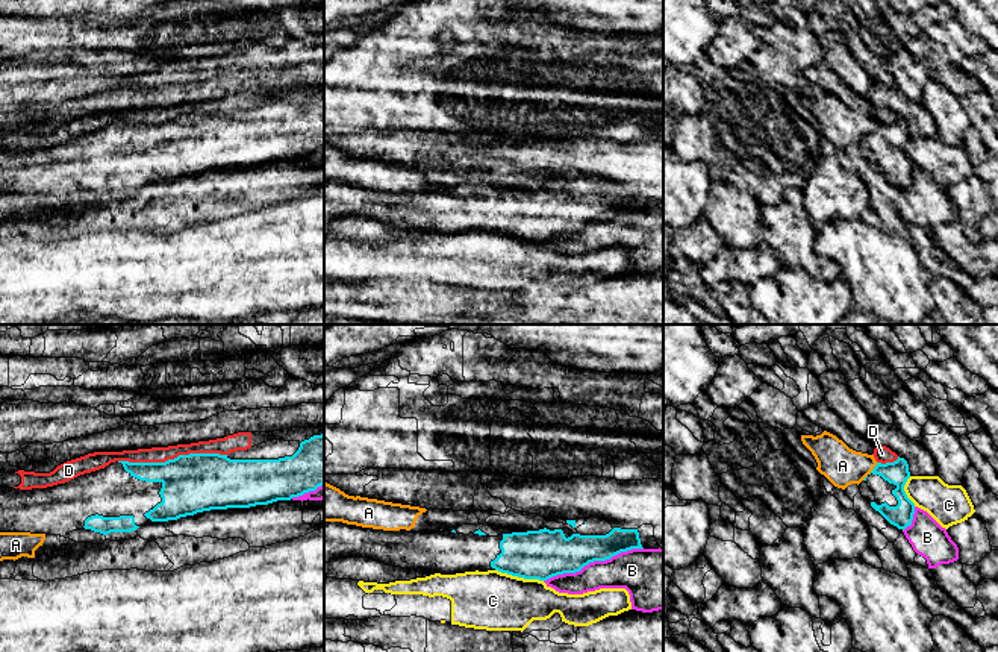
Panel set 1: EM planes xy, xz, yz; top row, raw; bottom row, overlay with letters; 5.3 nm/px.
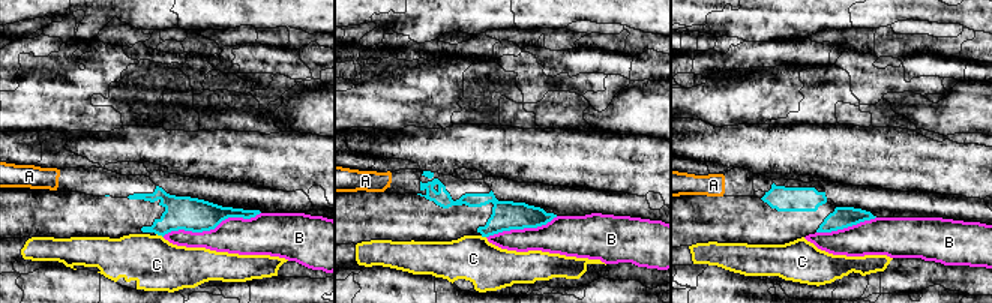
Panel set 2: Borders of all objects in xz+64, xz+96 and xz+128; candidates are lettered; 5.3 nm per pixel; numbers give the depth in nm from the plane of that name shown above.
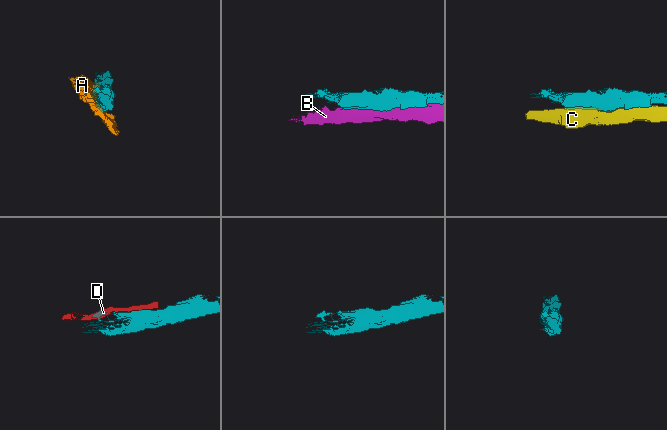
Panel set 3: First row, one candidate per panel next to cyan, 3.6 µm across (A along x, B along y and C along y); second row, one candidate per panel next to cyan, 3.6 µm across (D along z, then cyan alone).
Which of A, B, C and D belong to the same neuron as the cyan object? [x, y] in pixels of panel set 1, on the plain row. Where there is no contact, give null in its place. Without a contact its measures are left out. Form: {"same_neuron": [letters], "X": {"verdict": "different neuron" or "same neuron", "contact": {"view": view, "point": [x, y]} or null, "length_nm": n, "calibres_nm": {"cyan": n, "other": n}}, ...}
{"same_neuron": [], "A": {"verdict": "different neuron", "contact": {"view": "yz", "point": [871, 132]}, "length_nm": 130, "calibres_nm": {"cyan": 120, "other": 200}}, "B": {"verdict": "different neuron", "contact": {"view": "xz", "point": [592, 222]}, "length_nm": 550, "calibres_nm": {"cyan": 240, "other": 240}}, "C": {"verdict": "different neuron", "contact": {"view": "xz", "point": [520, 237]}, "length_nm": 260, "calibres_nm": {"cyan": 260, "other": 320}}, "D": {"verdict": "different neuron", "contact": {"view": "xy", "point": [171, 120]}, "length_nm": 600, "calibres_nm": {"cyan": 320, "other": 80}}}

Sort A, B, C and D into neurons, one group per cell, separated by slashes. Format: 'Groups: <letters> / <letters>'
Groups: A / B / C / D

